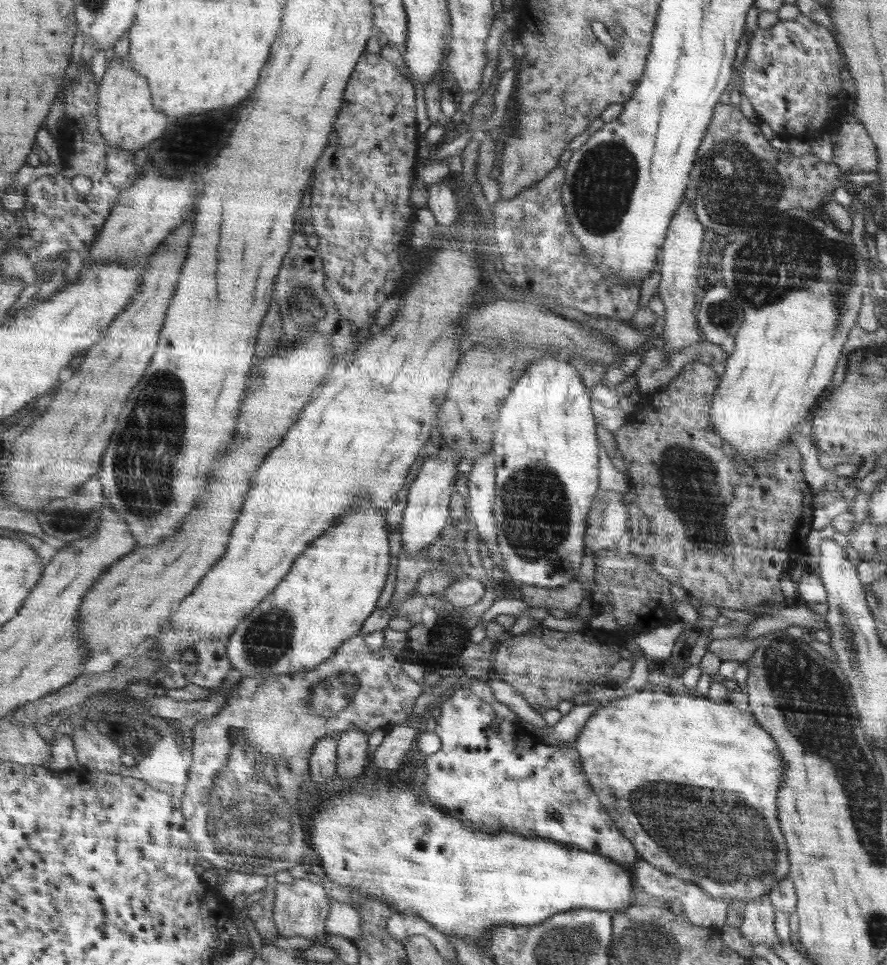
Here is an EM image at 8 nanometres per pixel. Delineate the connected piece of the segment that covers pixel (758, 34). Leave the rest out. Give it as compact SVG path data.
M797 16L795 20L783 20L783 22L777 22L777 24L773 24L773 26L767 28L767 30L757 28L757 30L751 34L751 40L747 42L745 60L741 62L741 66L739 66L739 70L737 70L739 74L735 76L735 82L731 84L731 90L737 90L739 96L745 96L745 98L749 100L751 108L753 108L753 110L757 112L757 116L759 116L759 122L769 124L769 128L777 134L777 138L789 142L789 140L793 140L793 138L811 136L815 130L819 130L819 128L827 122L827 116L829 116L829 100L835 98L835 96L839 94L839 86L841 86L841 82L839 82L839 64L841 64L841 58L839 58L837 46L839 46L839 44L835 44L835 50L833 50L833 38L831 38L831 34L825 30L825 26L821 26L821 24L817 24L813 18L805 18L805 16Z

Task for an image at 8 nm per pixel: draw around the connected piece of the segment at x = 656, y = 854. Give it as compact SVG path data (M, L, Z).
M693 688L681 690L681 692L665 690L663 694L661 694L661 690L659 692L643 690L643 692L631 694L631 696L613 700L613 702L605 704L603 708L599 708L585 722L581 734L577 734L573 744L575 744L577 752L581 754L581 766L587 776L587 782L591 784L593 792L597 794L599 802L605 806L609 816L613 818L615 828L629 842L633 842L633 850L637 850L637 858L641 862L647 862L649 866L653 866L655 870L659 870L667 876L673 876L683 882L691 882L691 884L699 886L701 892L705 892L713 900L721 900L725 906L743 904L743 908L747 902L769 898L773 888L777 888L777 884L781 884L781 880L789 878L789 872L791 872L791 858L787 854L789 844L783 842L783 836L781 836L785 832L781 830L781 824L779 824L779 804L777 804L783 776L785 776L785 762L783 762L781 750L777 748L777 742L773 740L773 736L769 736L769 732L765 732L761 728L761 724L755 720L751 710L739 710L731 702L713 702L707 696L699 696Z

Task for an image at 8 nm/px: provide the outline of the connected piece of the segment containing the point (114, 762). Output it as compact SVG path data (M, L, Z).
M75 730L71 738L81 770L119 774L123 766L121 762L123 754L113 740L109 740L103 734L97 734L95 730L79 730L79 732Z

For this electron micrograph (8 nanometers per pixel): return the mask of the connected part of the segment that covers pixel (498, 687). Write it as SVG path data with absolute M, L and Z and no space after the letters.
M491 678L491 680L489 680L489 688L491 688L495 700L497 700L499 704L505 704L505 706L507 706L513 714L517 714L519 718L529 720L531 724L535 724L535 726L539 726L539 728L549 728L547 722L543 720L543 716L537 714L537 712L533 710L533 706L529 706L529 702L525 700L525 696L523 696L519 690L515 690L515 686L511 686L511 684L505 682L505 680L495 680L495 678Z

